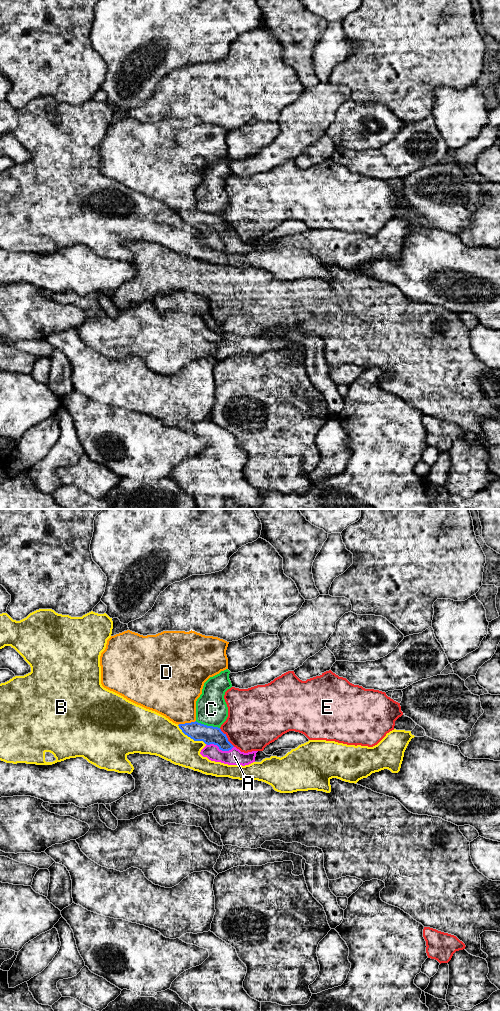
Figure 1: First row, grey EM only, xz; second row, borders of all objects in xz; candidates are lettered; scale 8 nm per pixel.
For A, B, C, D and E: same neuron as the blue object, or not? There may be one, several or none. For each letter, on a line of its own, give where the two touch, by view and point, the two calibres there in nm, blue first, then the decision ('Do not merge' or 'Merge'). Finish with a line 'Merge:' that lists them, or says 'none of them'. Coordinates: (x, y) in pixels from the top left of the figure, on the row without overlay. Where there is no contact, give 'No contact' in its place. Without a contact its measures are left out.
A: Touches blue at xz (220, 237). Thickness 140 nm (blue) against 130 nm. Merge
B: Touches blue at xz (191, 226). Thickness 140 nm (blue) against 300 nm. Do not merge
C: Touches blue at xz (206, 213). Thickness 140 nm (blue) against 260 nm. Do not merge
D: Touches blue at xz (186, 211). Thickness 140 nm (blue) against 360 nm. Do not merge
E: Touches blue at xz (226, 225). Thickness 140 nm (blue) against 420 nm. Do not merge
Merge: A

